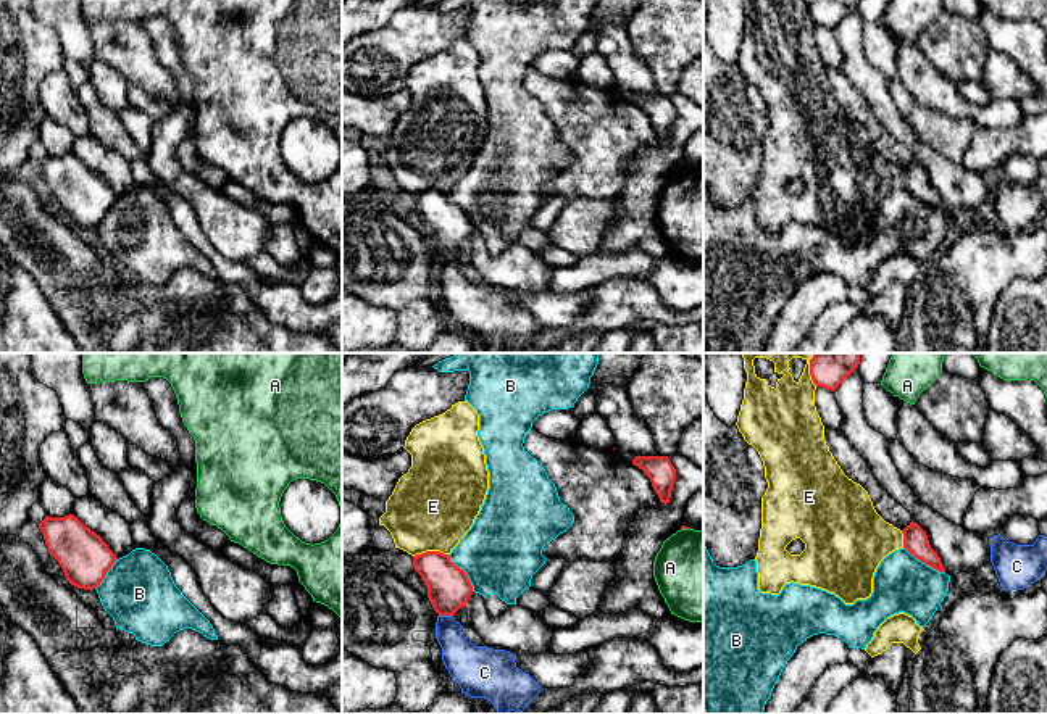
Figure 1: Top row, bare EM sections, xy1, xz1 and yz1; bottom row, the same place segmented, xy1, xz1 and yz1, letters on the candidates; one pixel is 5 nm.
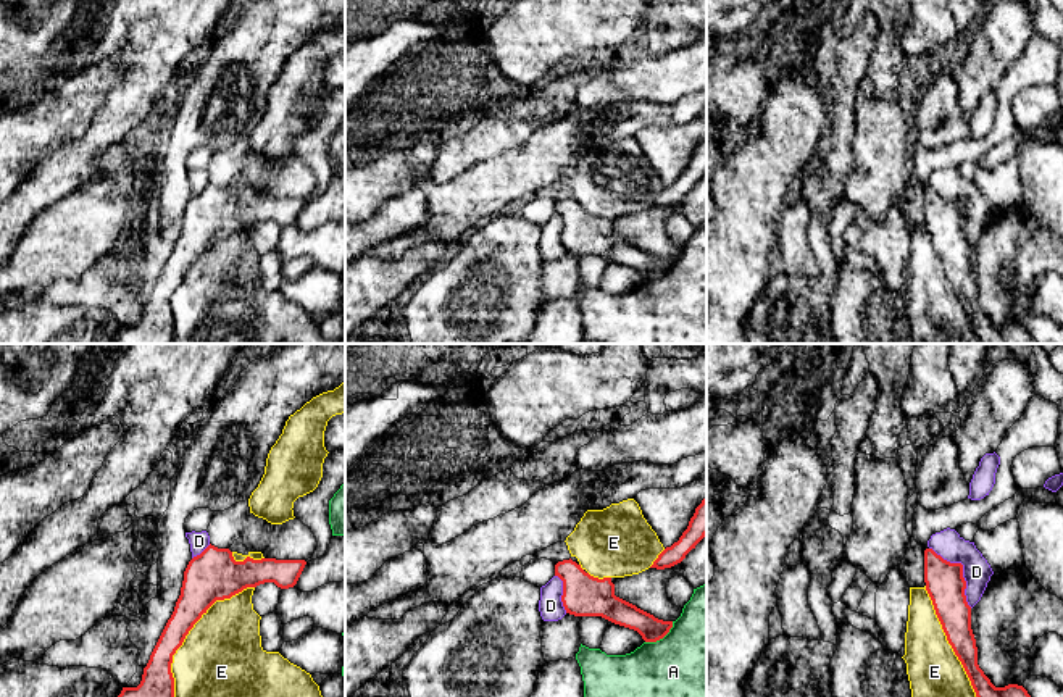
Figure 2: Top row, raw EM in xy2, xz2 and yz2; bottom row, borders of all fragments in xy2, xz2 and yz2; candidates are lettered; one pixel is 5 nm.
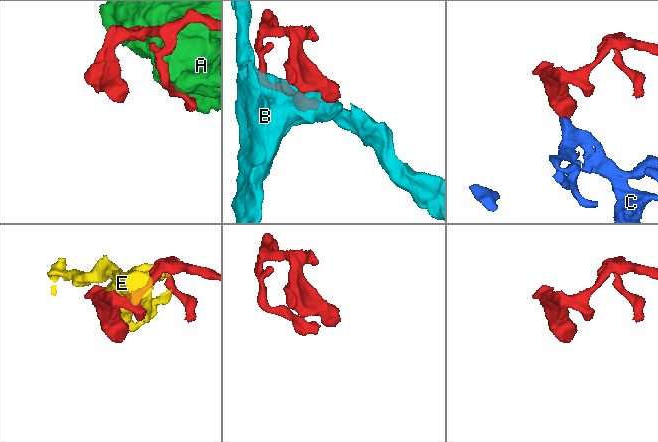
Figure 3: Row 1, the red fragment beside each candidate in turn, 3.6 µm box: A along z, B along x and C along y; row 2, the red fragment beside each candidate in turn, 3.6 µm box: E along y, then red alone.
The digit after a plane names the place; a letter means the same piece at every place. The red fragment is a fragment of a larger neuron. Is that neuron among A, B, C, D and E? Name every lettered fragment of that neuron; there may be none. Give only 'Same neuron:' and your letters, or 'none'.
Same neuron: C

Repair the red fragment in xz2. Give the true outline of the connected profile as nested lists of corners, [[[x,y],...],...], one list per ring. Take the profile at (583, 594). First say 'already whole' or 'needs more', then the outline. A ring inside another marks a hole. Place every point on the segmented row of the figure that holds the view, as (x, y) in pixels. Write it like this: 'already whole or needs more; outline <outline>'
already whole; outline [[[576,561],[555,565],[555,576],[563,581],[561,602],[574,616],[602,616],[615,624],[637,631],[645,642],[663,639],[673,621],[663,621],[615,595],[611,578],[594,578]]]

